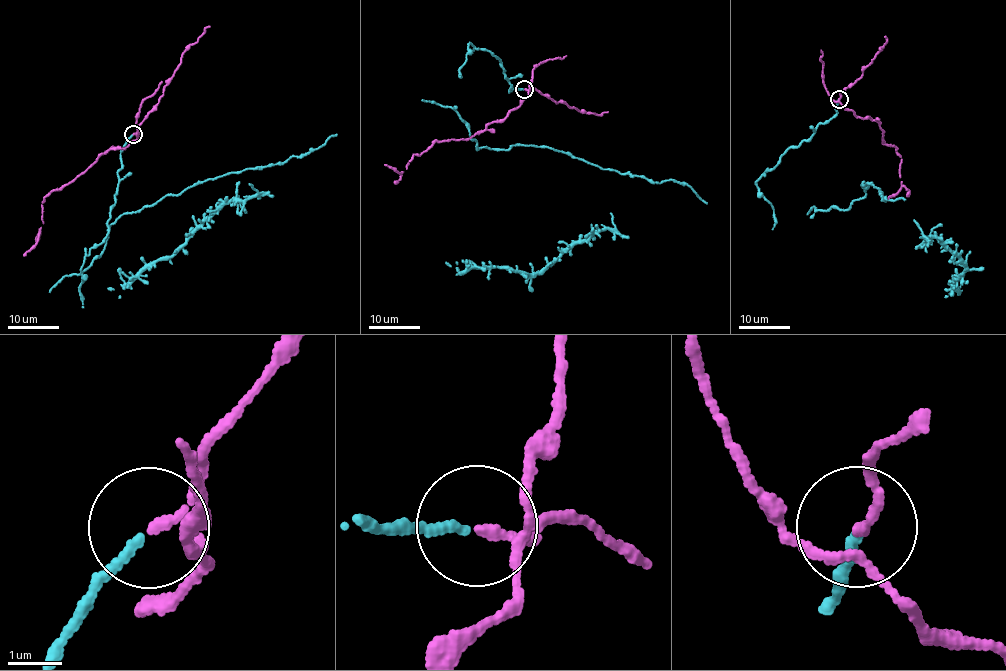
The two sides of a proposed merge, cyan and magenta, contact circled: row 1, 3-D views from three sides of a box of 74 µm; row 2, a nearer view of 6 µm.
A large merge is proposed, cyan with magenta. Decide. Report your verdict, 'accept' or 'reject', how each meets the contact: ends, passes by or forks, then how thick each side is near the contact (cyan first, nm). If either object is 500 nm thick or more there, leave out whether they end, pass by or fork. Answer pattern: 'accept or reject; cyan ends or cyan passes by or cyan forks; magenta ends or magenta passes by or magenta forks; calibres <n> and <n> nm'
accept; cyan ends; magenta passes by; calibres 160 and 130 nm

